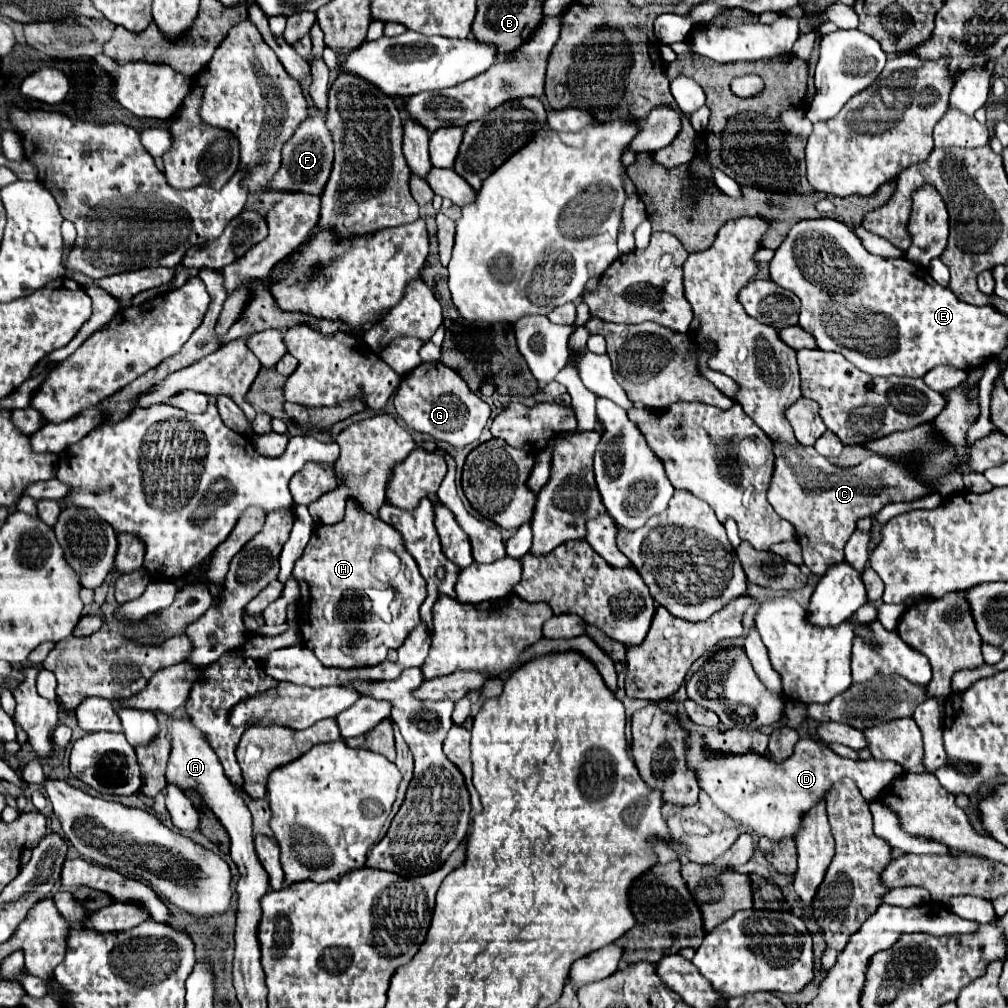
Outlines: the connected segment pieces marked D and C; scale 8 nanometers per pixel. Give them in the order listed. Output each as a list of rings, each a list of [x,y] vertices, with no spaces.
[[[687,730],[685,742],[687,766],[695,772],[699,788],[711,798],[711,802],[735,824],[769,838],[773,844],[779,844],[783,838],[795,838],[801,830],[803,816],[827,798],[835,782],[851,778],[865,800],[875,800],[875,794],[903,772],[903,766],[897,762],[843,758],[815,738],[801,738],[795,744],[793,754],[783,762],[775,762],[769,754],[757,754],[753,750],[743,754],[721,750],[711,752],[705,746],[705,738],[693,730]]]
[[[741,216],[727,220],[717,232],[711,248],[691,254],[685,260],[685,298],[693,308],[689,336],[693,340],[713,340],[717,354],[711,356],[711,368],[739,382],[739,404],[755,420],[755,424],[775,442],[775,474],[769,486],[769,502],[775,512],[791,522],[797,530],[797,540],[803,546],[805,566],[823,576],[829,566],[843,562],[843,548],[855,532],[859,518],[875,516],[889,502],[911,502],[935,492],[923,480],[917,480],[917,458],[873,454],[857,466],[839,468],[829,464],[813,448],[797,442],[791,426],[783,418],[783,410],[801,396],[797,352],[787,346],[773,326],[765,326],[751,318],[741,306],[737,294],[743,286],[755,280],[759,262],[755,254],[763,248],[763,234],[769,222],[759,216]]]

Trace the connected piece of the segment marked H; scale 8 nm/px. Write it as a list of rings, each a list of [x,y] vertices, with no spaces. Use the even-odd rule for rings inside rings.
[[[355,498],[347,500],[345,516],[337,524],[315,524],[309,544],[293,566],[293,578],[301,588],[297,600],[297,624],[303,644],[323,666],[335,668],[375,666],[383,662],[387,650],[399,648],[407,634],[419,624],[419,606],[427,596],[427,586],[419,574],[419,566],[405,550],[401,532],[365,512]],[[381,548],[389,548],[401,558],[399,578],[389,586],[393,598],[387,602],[387,616],[379,616],[373,610],[373,600],[369,596],[373,588],[379,588],[379,580],[369,572],[369,564],[373,554]]]

